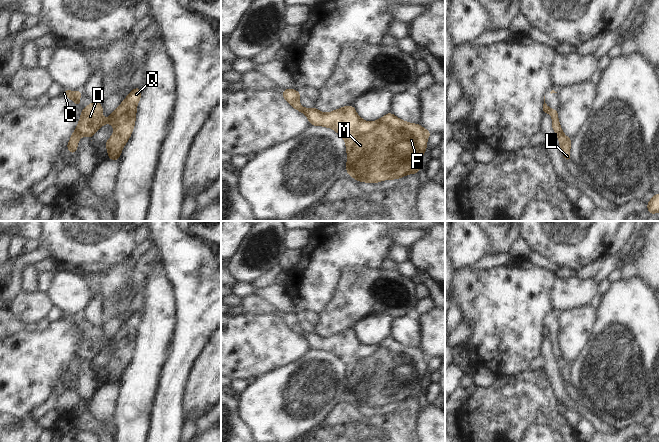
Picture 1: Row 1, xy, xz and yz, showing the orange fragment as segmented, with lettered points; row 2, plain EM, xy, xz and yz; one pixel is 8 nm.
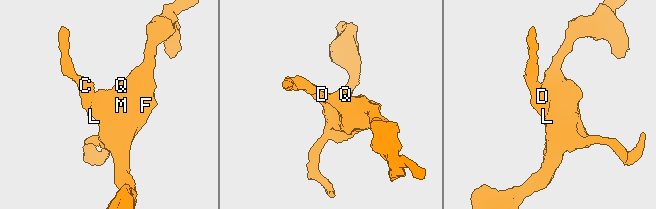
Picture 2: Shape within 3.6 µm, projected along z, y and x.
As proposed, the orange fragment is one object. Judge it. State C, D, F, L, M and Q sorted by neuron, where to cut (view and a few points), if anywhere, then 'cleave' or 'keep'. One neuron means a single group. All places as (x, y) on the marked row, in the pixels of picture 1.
C D F L M Q | no cut | keep

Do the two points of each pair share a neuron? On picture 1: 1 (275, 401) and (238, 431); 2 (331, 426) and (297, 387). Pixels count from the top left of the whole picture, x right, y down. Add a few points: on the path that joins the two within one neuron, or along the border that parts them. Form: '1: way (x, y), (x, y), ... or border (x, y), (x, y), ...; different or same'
1: border (236, 403), (238, 418), (250, 431); different
2: border (341, 402), (308, 431); different

